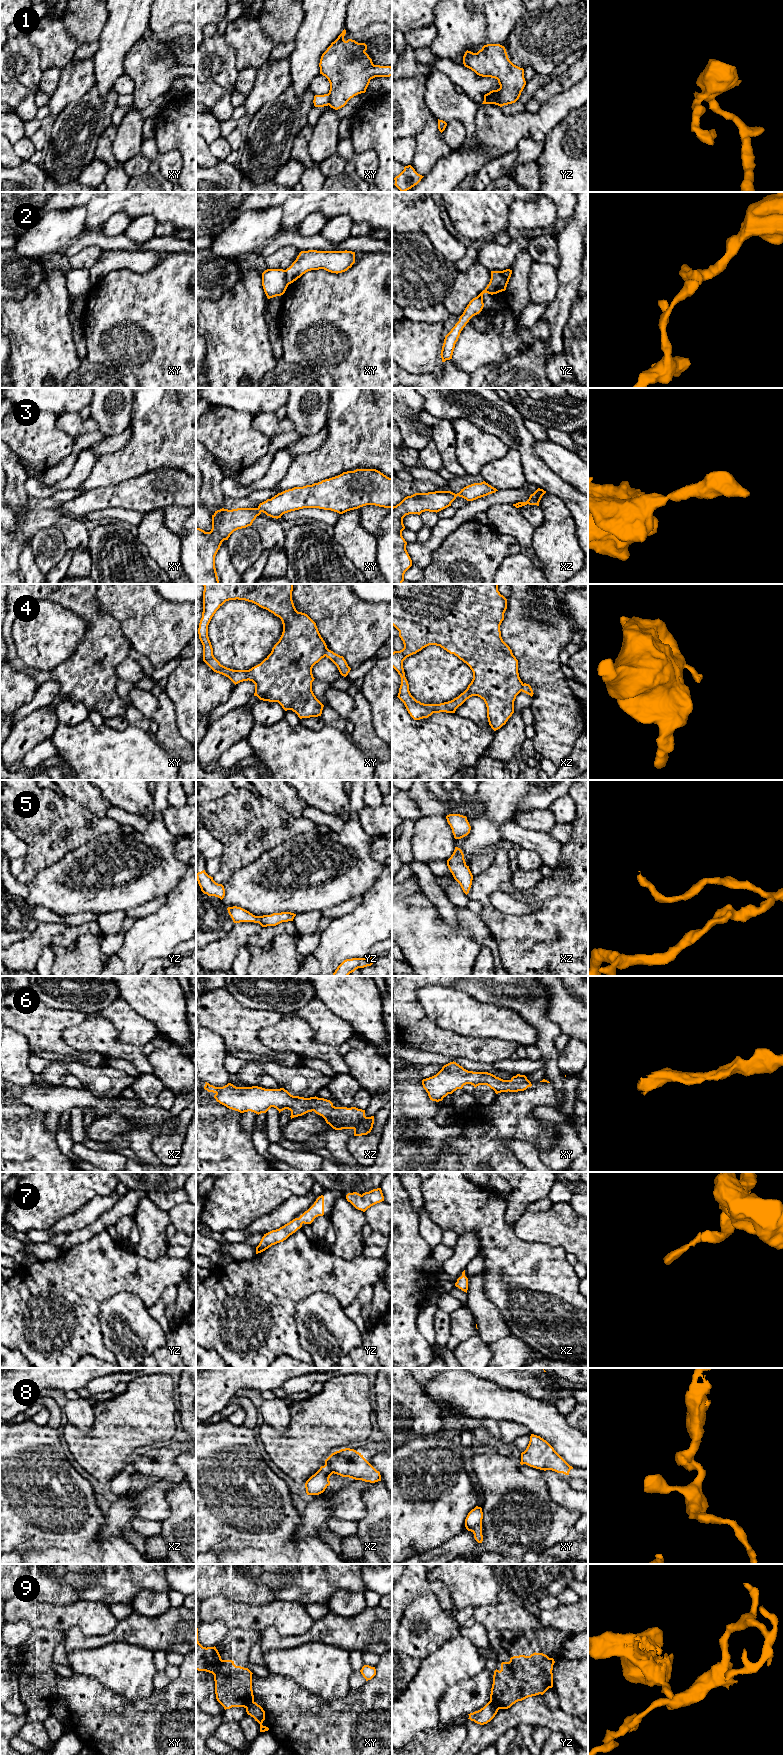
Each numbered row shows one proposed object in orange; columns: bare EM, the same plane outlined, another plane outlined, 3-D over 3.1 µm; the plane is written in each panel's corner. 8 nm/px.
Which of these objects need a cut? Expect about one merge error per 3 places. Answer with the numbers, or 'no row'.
1, 2, 4, 8, 9

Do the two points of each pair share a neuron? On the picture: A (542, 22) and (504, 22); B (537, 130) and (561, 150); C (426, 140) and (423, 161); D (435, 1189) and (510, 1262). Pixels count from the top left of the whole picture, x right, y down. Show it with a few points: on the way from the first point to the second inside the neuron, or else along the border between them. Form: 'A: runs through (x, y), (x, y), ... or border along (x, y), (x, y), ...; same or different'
A: border along (525, 10), (505, 43); different
B: border along (561, 120), (547, 134), (543, 141); different
C: runs through (426, 145), (425, 156); same
D: runs through (456, 1204), (465, 1207), (498, 1241); same

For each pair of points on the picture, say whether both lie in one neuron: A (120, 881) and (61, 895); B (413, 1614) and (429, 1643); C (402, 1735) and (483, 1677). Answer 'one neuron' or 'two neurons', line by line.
A: one neuron
B: one neuron
C: two neurons

